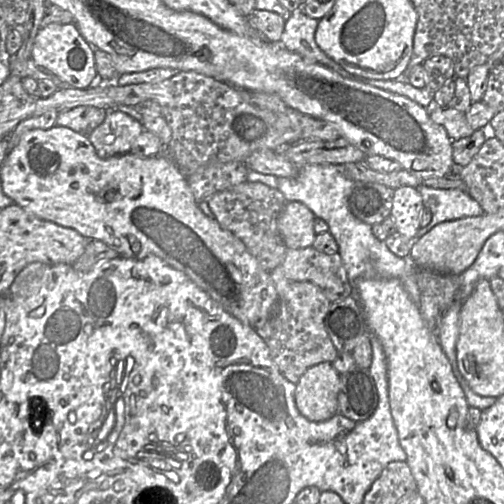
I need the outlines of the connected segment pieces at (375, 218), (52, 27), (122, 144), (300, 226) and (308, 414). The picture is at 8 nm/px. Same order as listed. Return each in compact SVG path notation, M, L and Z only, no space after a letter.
M356 181L349 196L350 210L371 226L381 224L391 215L394 190L380 183Z
M51 23L41 27L34 40L31 59L38 67L52 72L70 88L89 88L98 80L94 47L82 37L74 23Z
M110 109L106 117L89 135L97 155L107 159L129 153L134 140L144 131L142 123L131 116Z
M287 202L278 220L278 229L287 248L310 247L316 237L315 215L303 203Z
M330 362L308 368L294 387L299 412L312 422L322 422L338 413L340 374Z

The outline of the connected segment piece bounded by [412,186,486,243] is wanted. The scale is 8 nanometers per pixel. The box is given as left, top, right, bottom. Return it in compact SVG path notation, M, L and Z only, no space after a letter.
M427 186L416 188L420 190L424 206L431 210L432 219L427 226L418 230L412 239L413 243L441 222L486 214L476 200L460 189L433 189Z

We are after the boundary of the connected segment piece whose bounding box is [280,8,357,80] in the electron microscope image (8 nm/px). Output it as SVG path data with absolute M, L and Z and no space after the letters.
M302 8L292 12L285 21L280 43L309 62L324 65L345 78L356 80L357 75L348 73L317 46L314 36L318 22L319 20L305 15Z

